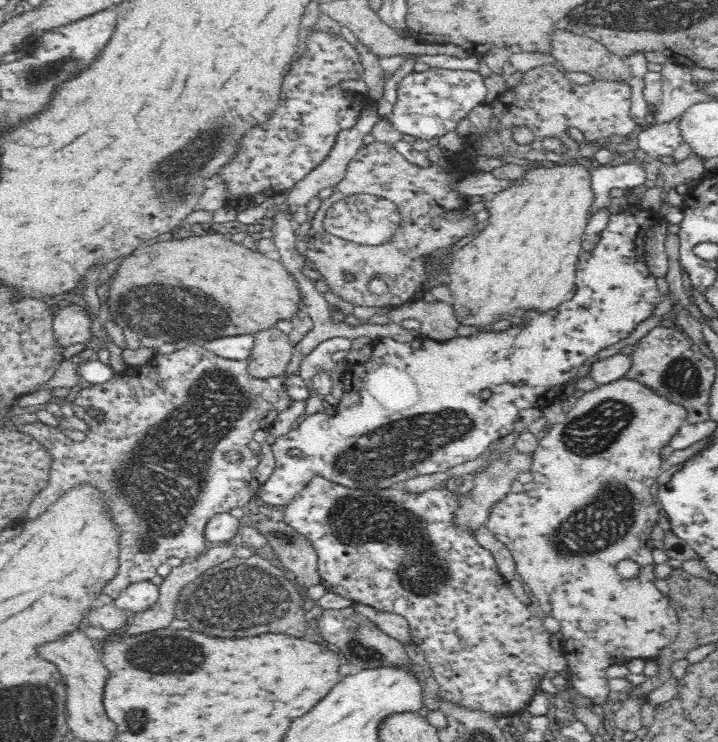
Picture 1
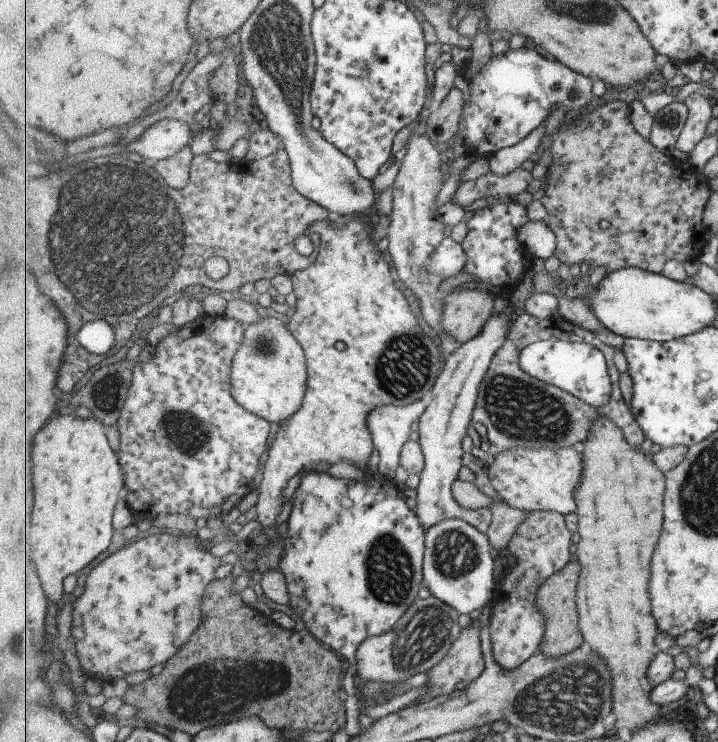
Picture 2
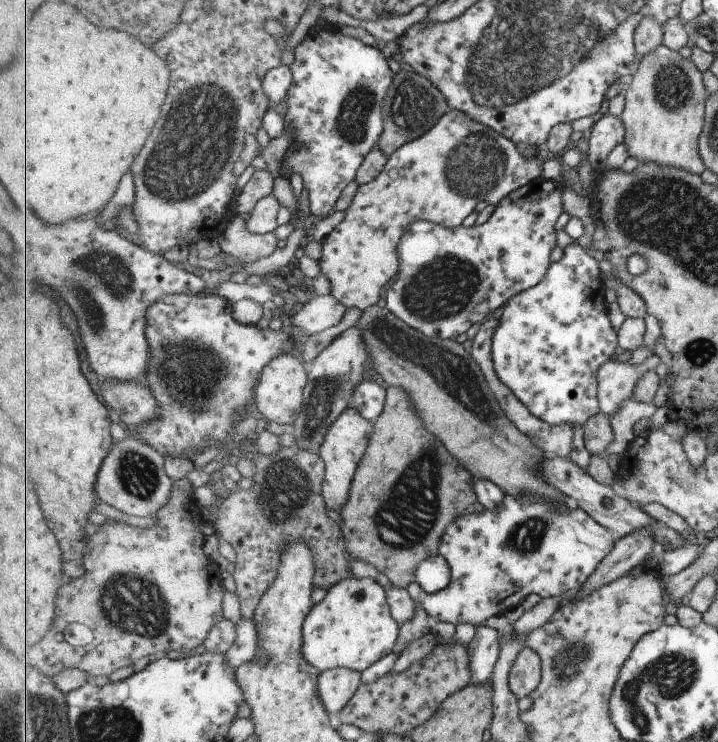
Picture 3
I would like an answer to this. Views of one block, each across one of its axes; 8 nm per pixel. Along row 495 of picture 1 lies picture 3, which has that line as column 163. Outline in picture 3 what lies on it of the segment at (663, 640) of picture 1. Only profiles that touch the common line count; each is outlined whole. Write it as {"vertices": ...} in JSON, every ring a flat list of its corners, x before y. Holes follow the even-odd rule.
{"vertices":[[185,477,175,480,171,500,159,512,155,512,156,521,152,527,140,528,111,521,105,522,101,530,91,536,85,554,87,574,59,589,55,624,47,633,45,642,40,642,33,652,33,662,39,670,54,677,65,669,79,668,93,676,109,677,116,670,143,662,143,658,182,659,196,654,195,650,207,640,209,630,223,620,223,596,227,590,222,581,221,568,203,552,203,542,209,528,206,531,201,530,201,526,195,528,197,524,188,512,188,505,191,502,195,504,193,489]]}

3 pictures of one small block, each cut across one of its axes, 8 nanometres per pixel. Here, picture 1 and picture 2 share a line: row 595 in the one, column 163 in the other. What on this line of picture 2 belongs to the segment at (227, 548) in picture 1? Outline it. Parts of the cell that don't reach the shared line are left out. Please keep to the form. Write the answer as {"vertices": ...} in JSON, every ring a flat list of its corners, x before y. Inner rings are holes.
{"vertices":[[189,144,177,154,169,156,169,158,159,160,155,165,159,174,168,182,171,188,181,189,187,186,190,178,190,170,192,160,195,156,191,154]]}

